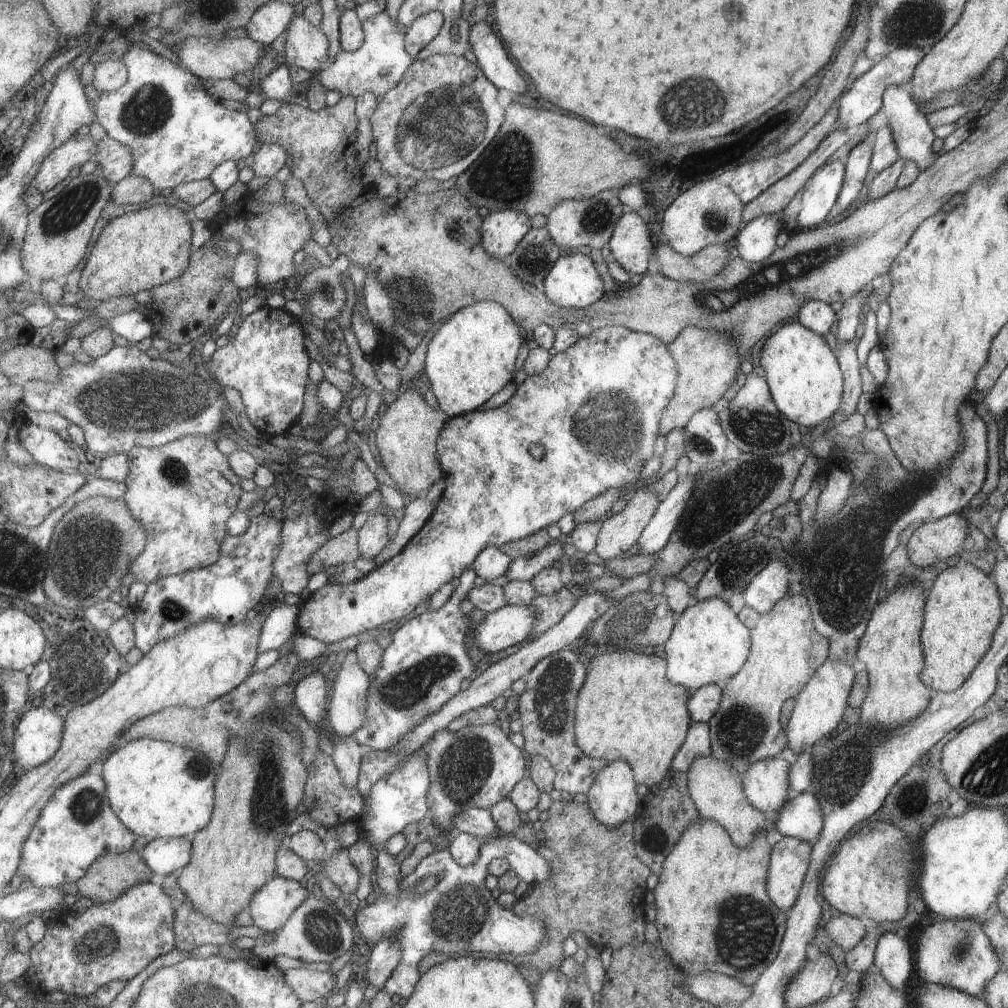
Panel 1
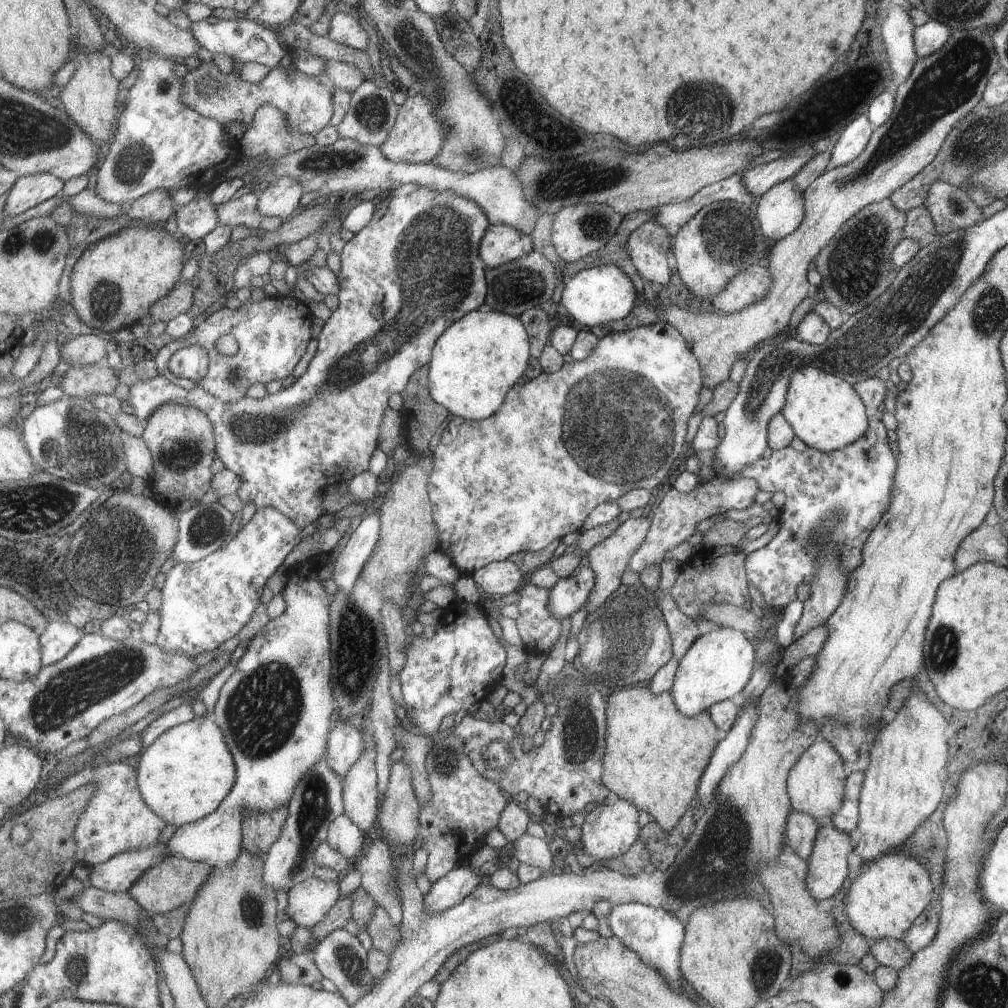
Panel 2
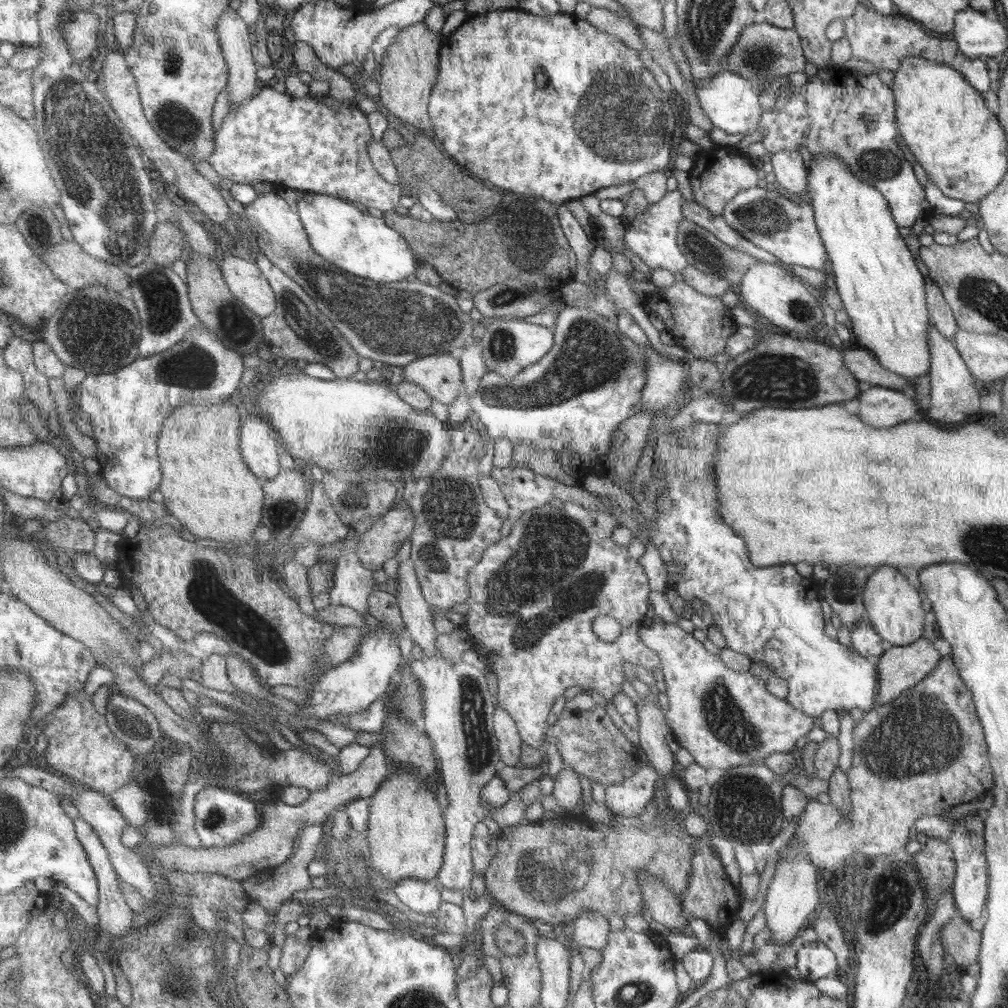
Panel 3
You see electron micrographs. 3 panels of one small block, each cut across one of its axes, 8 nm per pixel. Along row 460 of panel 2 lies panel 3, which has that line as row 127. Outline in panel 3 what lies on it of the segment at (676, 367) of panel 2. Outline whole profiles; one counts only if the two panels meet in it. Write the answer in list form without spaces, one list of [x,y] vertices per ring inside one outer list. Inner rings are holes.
[[[495,10],[495,12],[475,16],[473,20],[461,24],[457,32],[445,38],[445,44],[441,48],[441,60],[439,60],[439,84],[435,84],[435,92],[431,98],[431,120],[435,126],[433,132],[441,140],[445,152],[461,166],[471,170],[475,176],[479,176],[481,182],[487,182],[499,190],[511,190],[519,194],[531,194],[535,198],[545,198],[549,202],[563,206],[569,200],[581,200],[583,196],[589,194],[595,196],[599,190],[609,186],[631,184],[659,170],[667,172],[667,166],[671,162],[669,156],[671,138],[675,130],[675,110],[671,106],[667,108],[667,100],[669,96],[661,92],[655,80],[651,82],[651,72],[637,58],[637,52],[627,48],[627,42],[621,42],[613,34],[601,32],[597,26],[589,24],[587,20],[579,20],[575,16],[565,16],[565,14],[543,18],[519,10]],[[541,70],[549,80],[545,88],[539,88],[535,82],[535,74]]]

